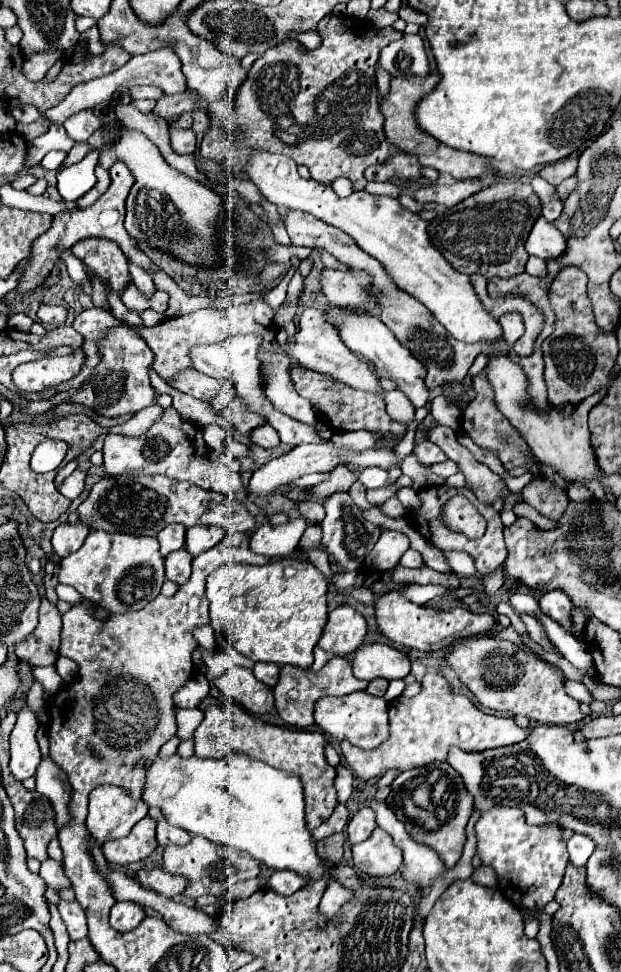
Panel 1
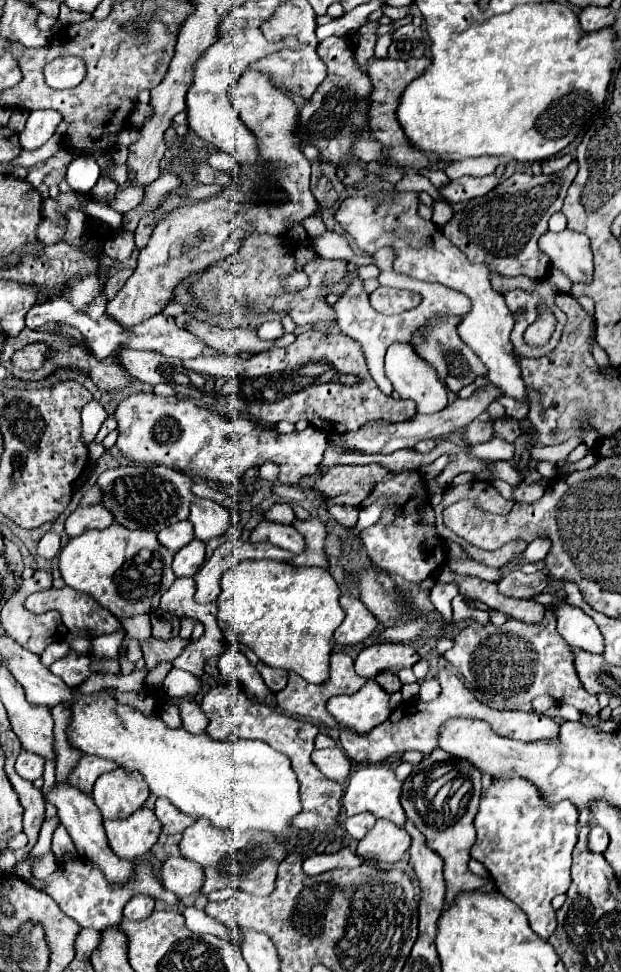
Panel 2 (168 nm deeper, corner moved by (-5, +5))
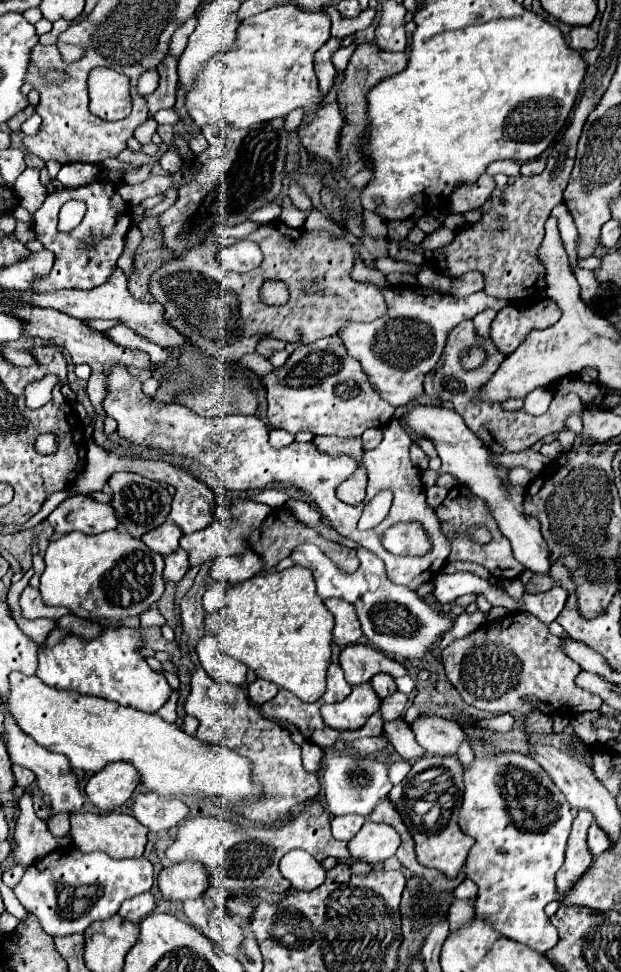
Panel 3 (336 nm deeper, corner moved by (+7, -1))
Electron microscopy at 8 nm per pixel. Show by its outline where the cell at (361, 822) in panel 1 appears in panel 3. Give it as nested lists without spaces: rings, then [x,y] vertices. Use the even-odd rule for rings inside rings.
[[[336,816],[332,818],[332,834],[336,840],[348,842],[362,828],[364,816]]]

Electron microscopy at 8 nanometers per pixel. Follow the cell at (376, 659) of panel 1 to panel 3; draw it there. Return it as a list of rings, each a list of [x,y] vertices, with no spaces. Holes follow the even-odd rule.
[[[352,644],[344,648],[340,654],[340,666],[346,674],[348,684],[352,686],[370,682],[370,678],[380,672],[390,674],[392,678],[408,674],[400,662],[366,644]]]

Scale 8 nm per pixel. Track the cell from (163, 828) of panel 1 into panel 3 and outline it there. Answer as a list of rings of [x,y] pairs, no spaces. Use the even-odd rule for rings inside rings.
[[[144,792],[134,800],[134,818],[150,832],[170,830],[188,814],[188,806],[180,800],[160,800],[160,796]]]

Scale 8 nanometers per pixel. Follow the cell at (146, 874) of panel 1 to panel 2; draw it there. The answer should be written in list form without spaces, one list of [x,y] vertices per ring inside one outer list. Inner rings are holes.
[[[168,858],[162,864],[160,876],[162,876],[164,888],[174,892],[178,898],[186,898],[200,892],[204,884],[202,866],[186,858]]]

